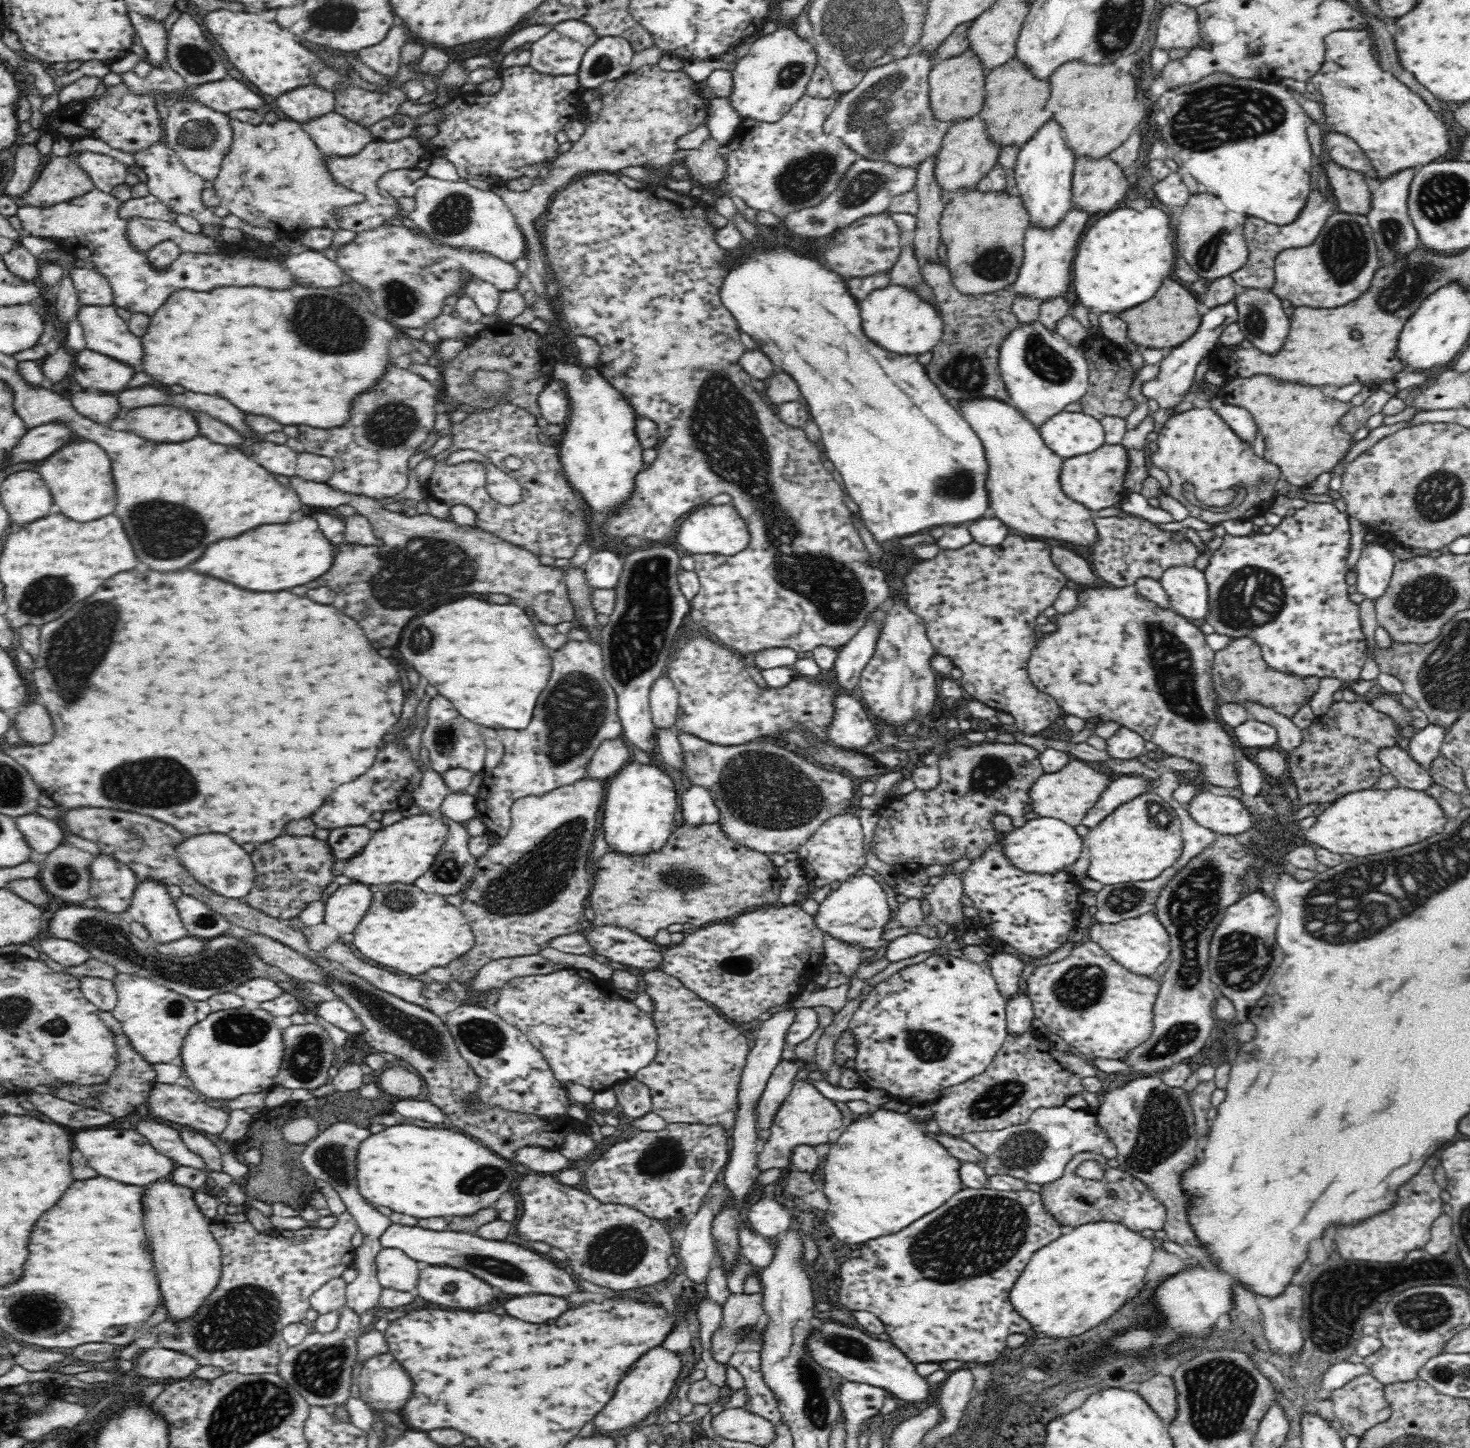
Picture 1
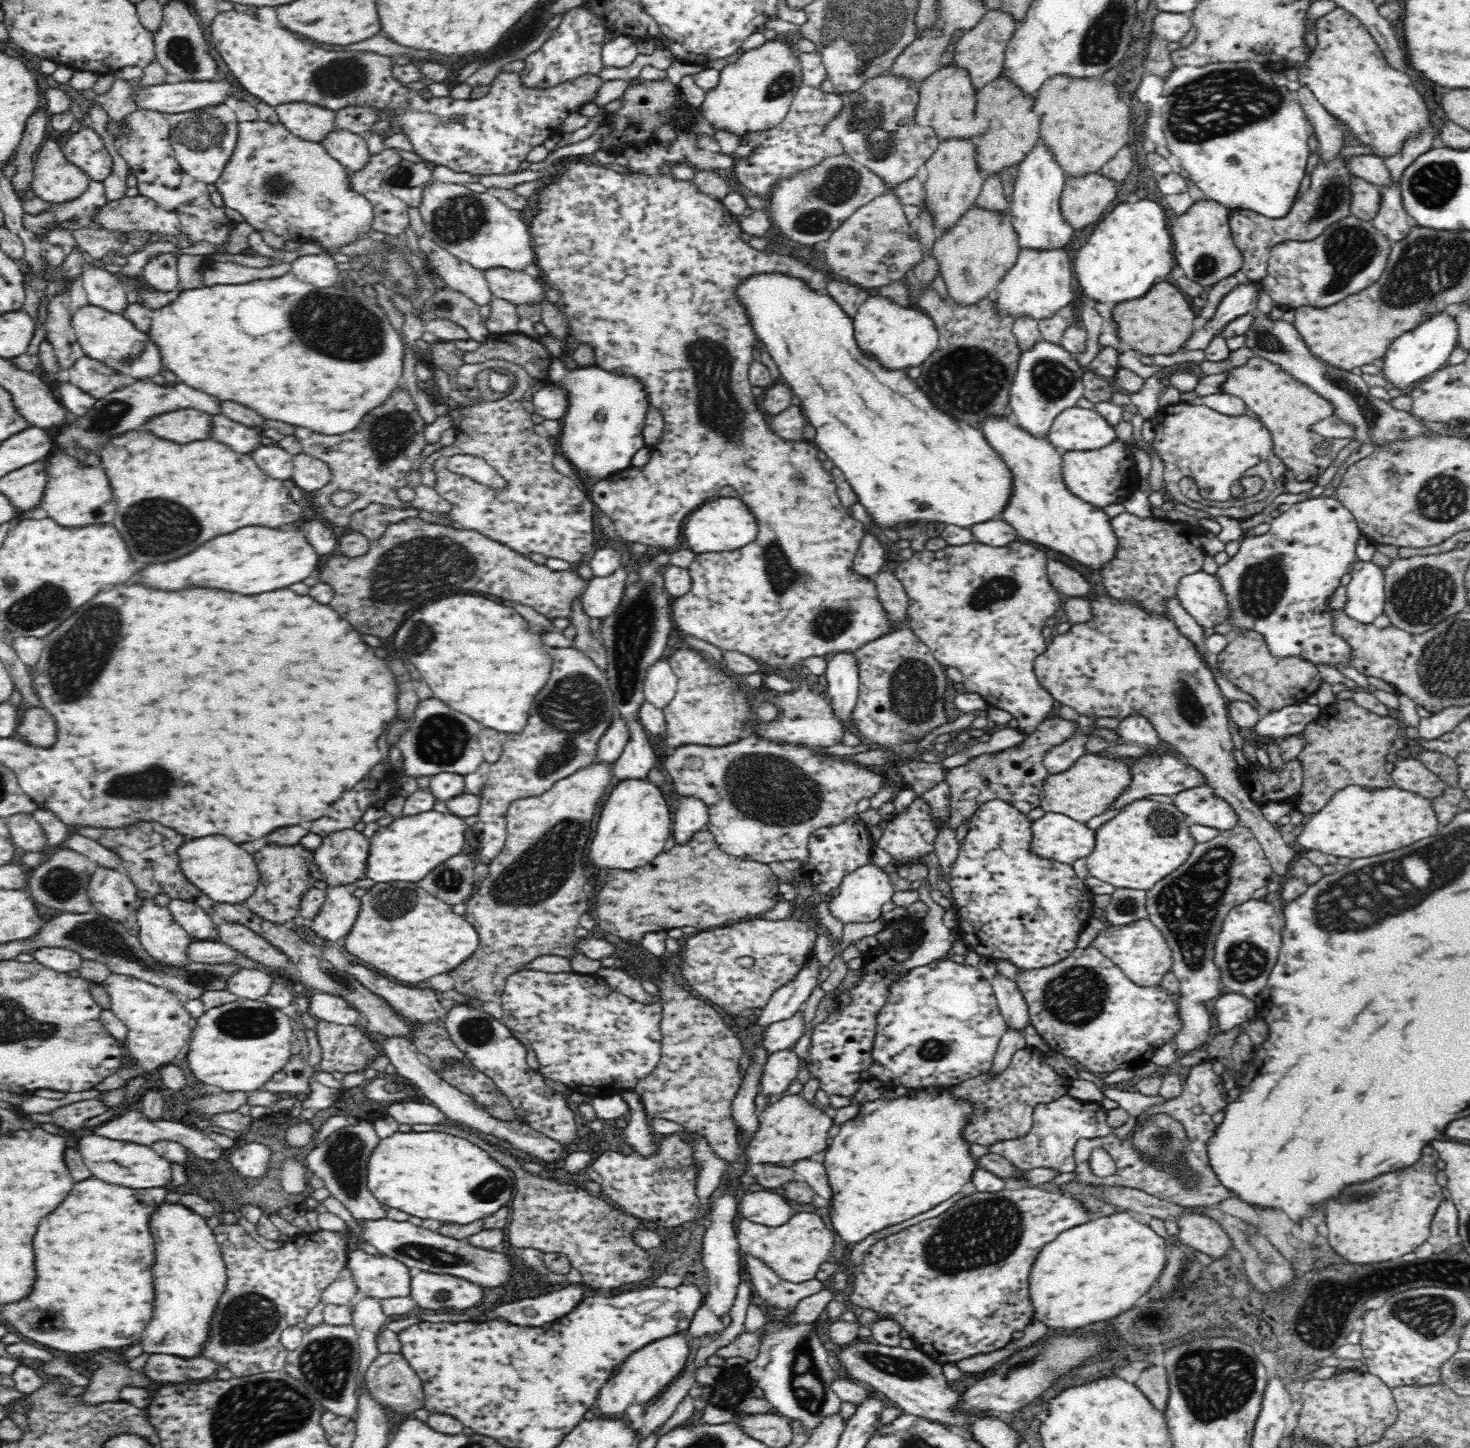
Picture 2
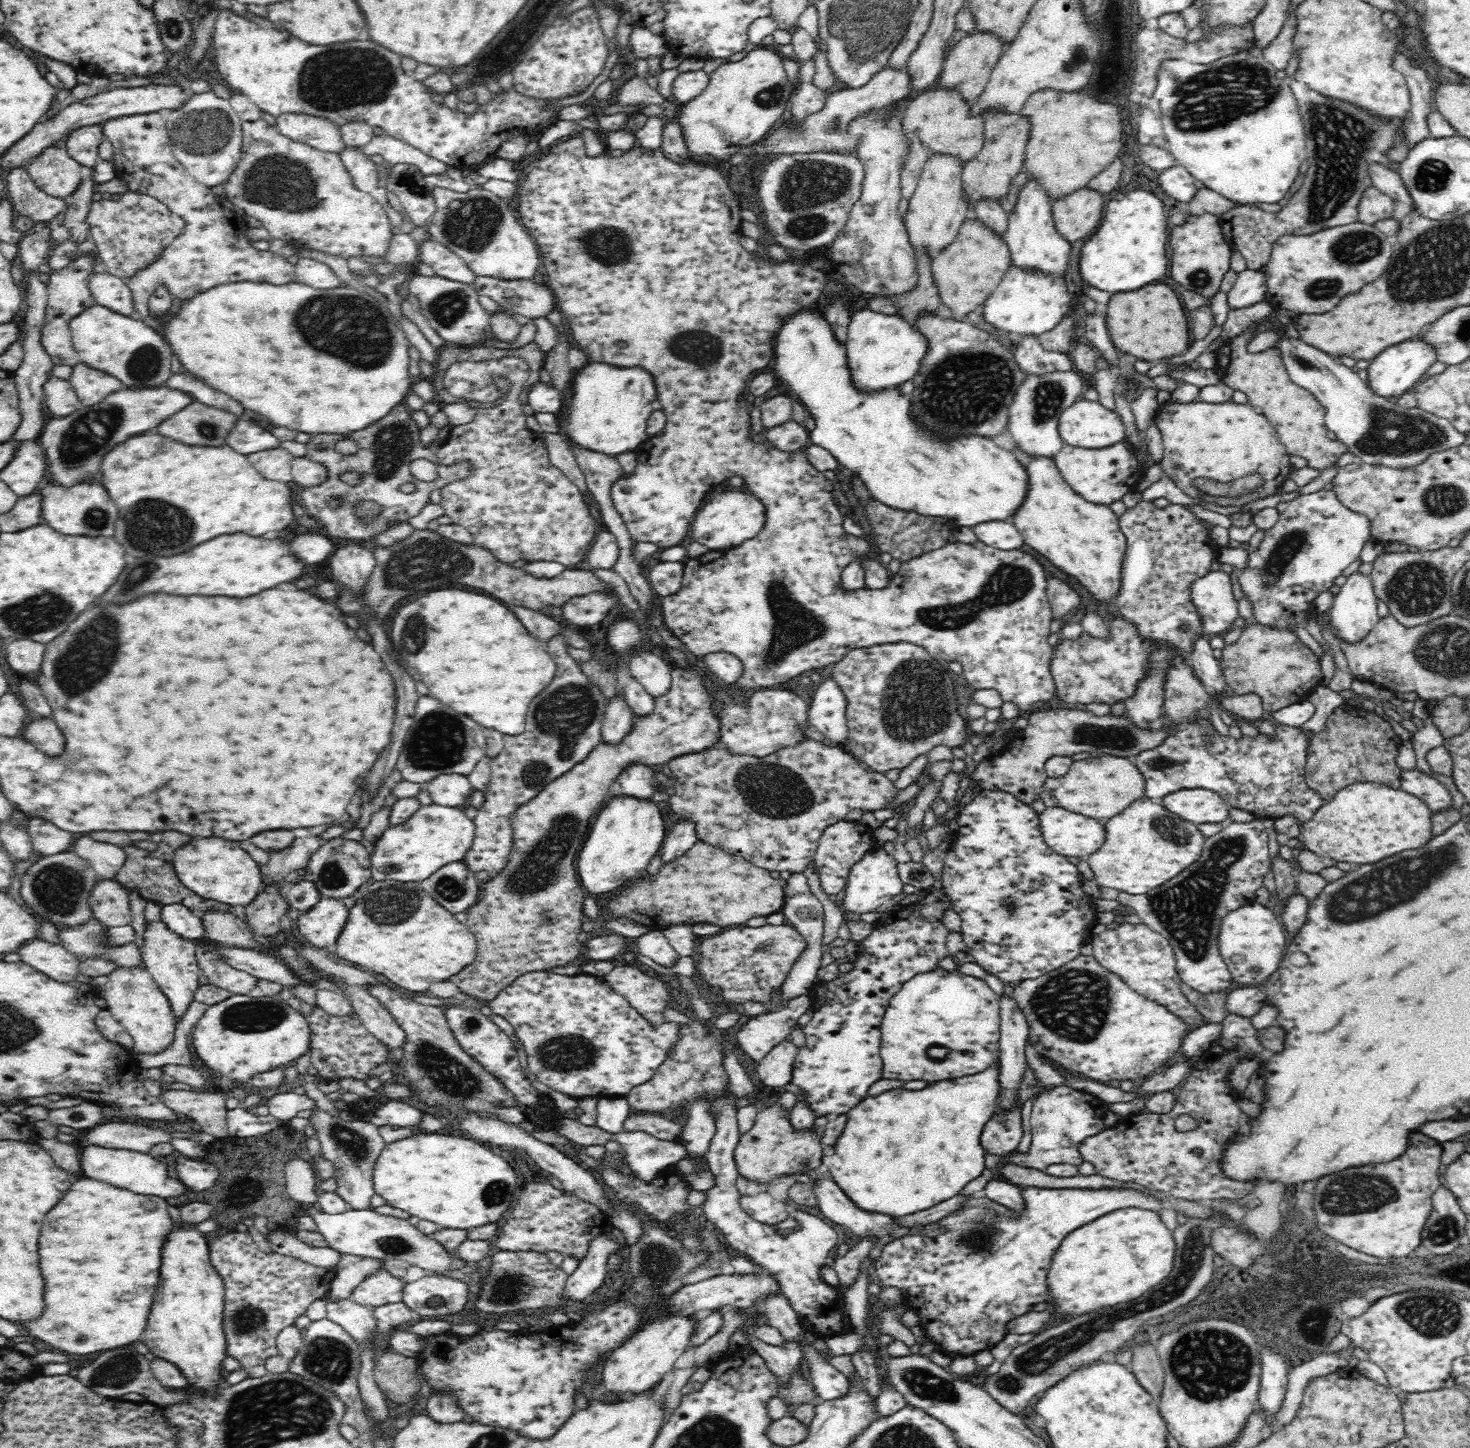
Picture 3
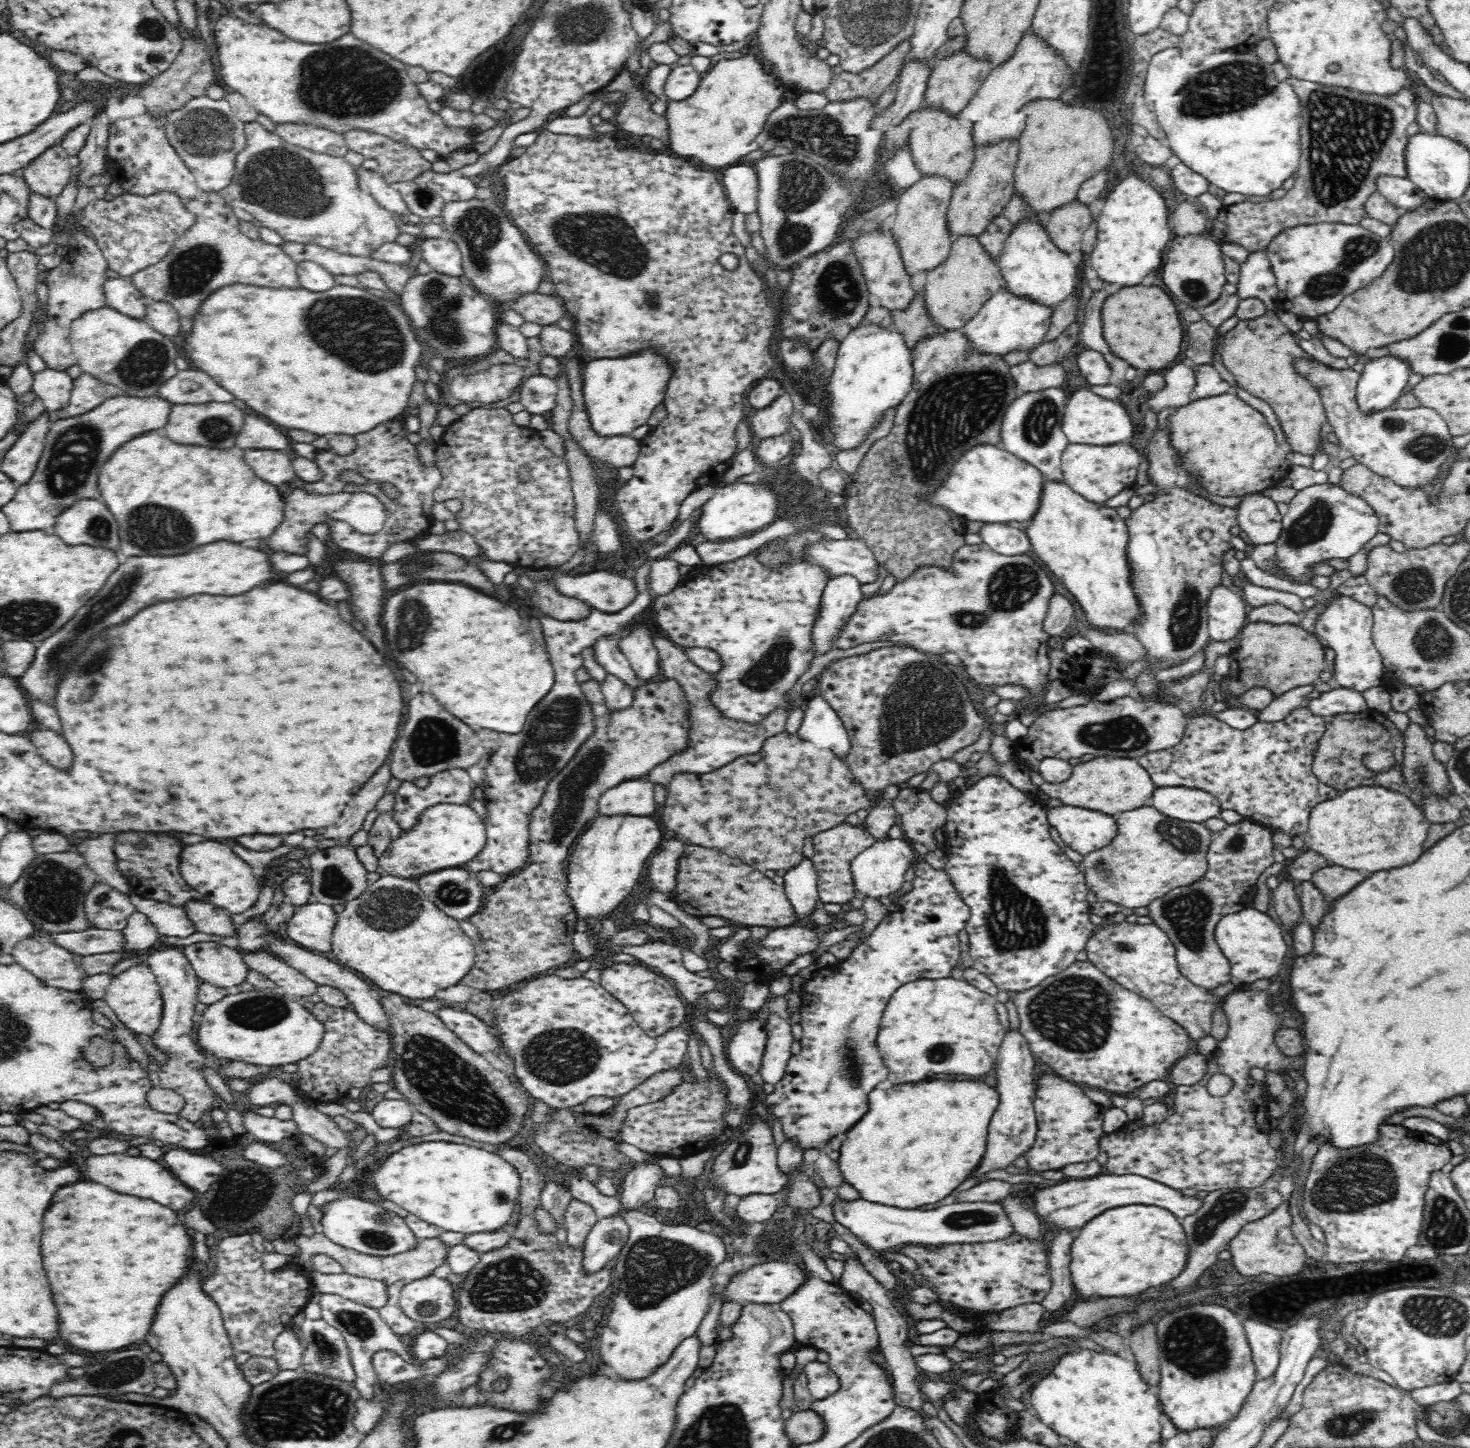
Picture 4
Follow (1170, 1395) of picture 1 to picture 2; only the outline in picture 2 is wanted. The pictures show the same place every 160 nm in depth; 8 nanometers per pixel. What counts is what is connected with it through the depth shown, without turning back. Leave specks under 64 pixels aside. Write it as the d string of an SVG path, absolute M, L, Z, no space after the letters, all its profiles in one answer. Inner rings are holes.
M1154 1363L1146 1366L1142 1372L1140 1371L1138 1382L1135 1385L1150 1398L1150 1402L1158 1410L1164 1412L1169 1395L1164 1366L1158 1366Z

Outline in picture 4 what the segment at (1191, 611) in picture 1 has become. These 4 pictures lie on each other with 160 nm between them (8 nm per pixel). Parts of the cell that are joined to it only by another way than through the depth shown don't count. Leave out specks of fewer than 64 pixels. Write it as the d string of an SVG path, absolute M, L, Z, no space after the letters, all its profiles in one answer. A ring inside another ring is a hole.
M1227 583L1214 590L1208 600L1208 632L1212 641L1237 638L1248 624L1249 606Z

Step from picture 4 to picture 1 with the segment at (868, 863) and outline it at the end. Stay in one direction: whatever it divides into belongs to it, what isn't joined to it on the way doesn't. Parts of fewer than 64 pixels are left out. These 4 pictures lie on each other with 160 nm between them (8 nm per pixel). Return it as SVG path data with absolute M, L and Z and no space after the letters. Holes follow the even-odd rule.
M865 871L861 876L849 876L836 890L832 890L825 899L819 903L818 914L814 917L816 925L822 932L846 942L858 943L862 950L875 952L882 946L886 948L889 941L882 938L884 926L890 921L890 909L888 896L874 880L872 873Z

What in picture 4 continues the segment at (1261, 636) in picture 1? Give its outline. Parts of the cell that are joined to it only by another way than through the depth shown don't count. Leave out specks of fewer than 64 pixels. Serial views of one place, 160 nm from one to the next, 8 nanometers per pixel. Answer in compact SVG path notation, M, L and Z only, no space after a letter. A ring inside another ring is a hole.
M1328 481L1324 484L1315 484L1314 486L1307 486L1306 488L1303 488L1302 490L1299 490L1296 492L1296 496L1290 500L1290 502L1287 504L1288 511L1286 514L1284 514L1282 518L1282 532L1280 533L1280 536L1276 542L1274 542L1275 551L1276 551L1276 560L1277 560L1277 571L1282 571L1284 575L1286 575L1290 579L1288 580L1292 583L1296 584L1311 584L1312 577L1314 574L1311 572L1312 564L1317 563L1326 563L1328 560L1332 558L1338 558L1341 560L1346 560L1346 558L1350 558L1350 556L1354 556L1356 552L1360 551L1364 545L1367 542L1370 542L1376 534L1379 532L1379 518L1376 514L1376 511L1374 511L1374 508L1368 504L1368 501L1364 500L1364 498L1360 497L1360 495L1352 494L1351 491L1344 489L1342 485L1339 483L1333 483Z

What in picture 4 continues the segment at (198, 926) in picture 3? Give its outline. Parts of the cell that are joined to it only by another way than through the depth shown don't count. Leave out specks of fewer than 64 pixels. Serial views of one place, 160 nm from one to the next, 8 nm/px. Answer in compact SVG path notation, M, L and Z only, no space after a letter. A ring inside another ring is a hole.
M133 892L129 894L129 898L135 906L135 912L145 914L161 936L186 938L194 934L195 926L182 906L176 907L170 903L146 900Z

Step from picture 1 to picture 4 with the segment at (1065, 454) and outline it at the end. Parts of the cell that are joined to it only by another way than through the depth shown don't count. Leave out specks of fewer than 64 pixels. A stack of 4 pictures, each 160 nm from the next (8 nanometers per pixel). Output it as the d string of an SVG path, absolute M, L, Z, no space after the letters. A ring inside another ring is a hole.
M1087 387L1070 394L1065 404L1062 430L1072 444L1112 445L1129 443L1134 436L1134 424L1124 405L1113 399L1102 398Z

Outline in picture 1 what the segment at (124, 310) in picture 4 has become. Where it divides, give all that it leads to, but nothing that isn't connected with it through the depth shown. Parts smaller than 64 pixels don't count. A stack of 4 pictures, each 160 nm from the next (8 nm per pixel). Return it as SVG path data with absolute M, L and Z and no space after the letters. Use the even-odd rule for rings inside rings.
M70 267L67 269L74 281L75 292L82 305L112 306L114 293L110 281L94 268Z

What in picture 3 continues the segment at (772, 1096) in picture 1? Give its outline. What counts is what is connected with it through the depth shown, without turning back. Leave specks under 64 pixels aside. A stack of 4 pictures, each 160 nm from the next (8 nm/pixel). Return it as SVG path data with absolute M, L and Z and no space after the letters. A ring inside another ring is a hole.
M790 1039L782 1040L776 1044L758 1063L756 1072L760 1080L772 1089L784 1087L790 1083L792 1062L798 1054L798 1049Z

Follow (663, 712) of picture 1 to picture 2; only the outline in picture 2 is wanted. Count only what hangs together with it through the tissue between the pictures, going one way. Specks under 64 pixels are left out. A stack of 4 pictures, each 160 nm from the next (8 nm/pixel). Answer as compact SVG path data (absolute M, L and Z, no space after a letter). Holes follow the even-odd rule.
M655 660L646 667L643 693L645 699L662 708L677 690L677 676L668 661Z

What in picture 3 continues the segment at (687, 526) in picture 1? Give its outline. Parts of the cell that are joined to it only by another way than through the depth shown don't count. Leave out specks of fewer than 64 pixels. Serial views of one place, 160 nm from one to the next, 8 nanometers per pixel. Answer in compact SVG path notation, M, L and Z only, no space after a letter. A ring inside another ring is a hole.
M720 489L697 510L692 522L692 538L712 551L731 549L758 536L766 521L766 505L750 490Z

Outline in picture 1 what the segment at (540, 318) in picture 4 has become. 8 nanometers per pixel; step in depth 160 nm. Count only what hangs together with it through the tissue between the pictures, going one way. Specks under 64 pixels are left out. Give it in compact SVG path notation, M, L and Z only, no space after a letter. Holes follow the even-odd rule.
M384 225L357 233L354 240L342 245L336 261L346 277L350 277L368 291L373 309L401 331L403 328L425 327L436 318L445 299L459 295L464 272L487 280L501 292L518 290L520 273L512 264L486 253L469 253L439 244L403 225Z

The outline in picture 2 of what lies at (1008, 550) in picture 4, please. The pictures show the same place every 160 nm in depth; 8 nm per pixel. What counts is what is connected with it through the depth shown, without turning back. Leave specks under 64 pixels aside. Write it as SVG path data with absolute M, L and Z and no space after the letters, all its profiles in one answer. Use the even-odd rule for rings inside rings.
M992 519L970 527L974 540L993 548L1005 548L1020 540L1016 529L1006 521Z

